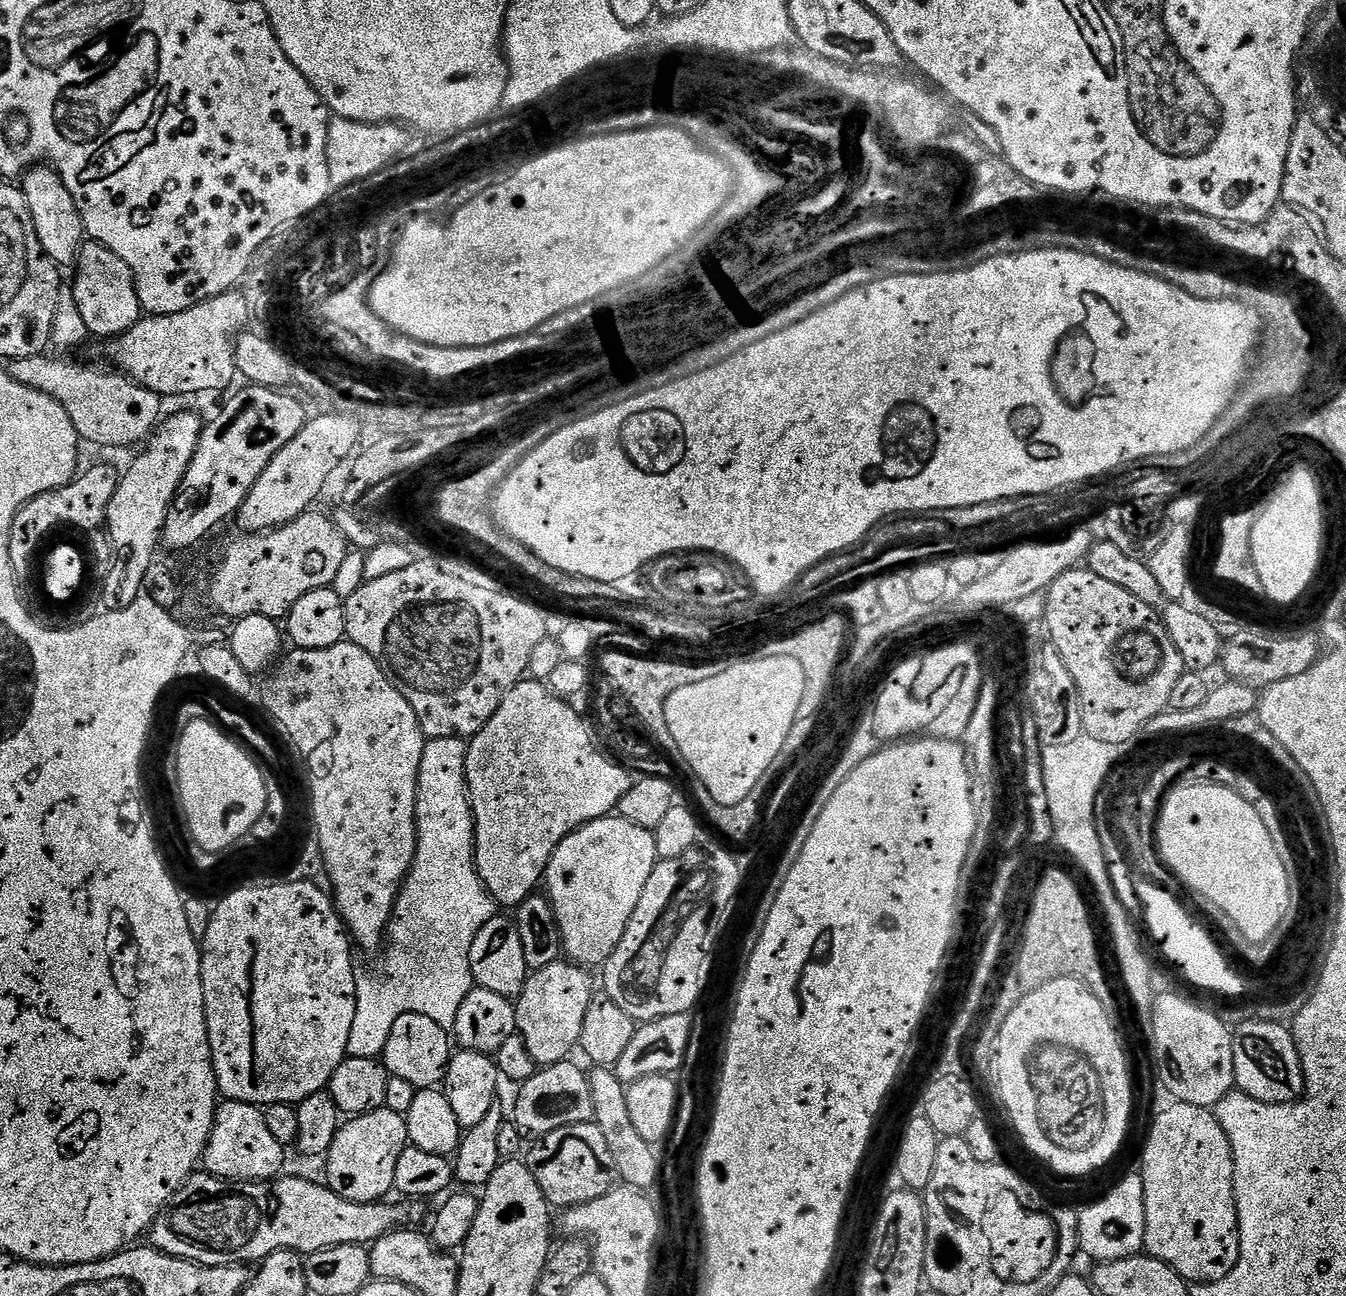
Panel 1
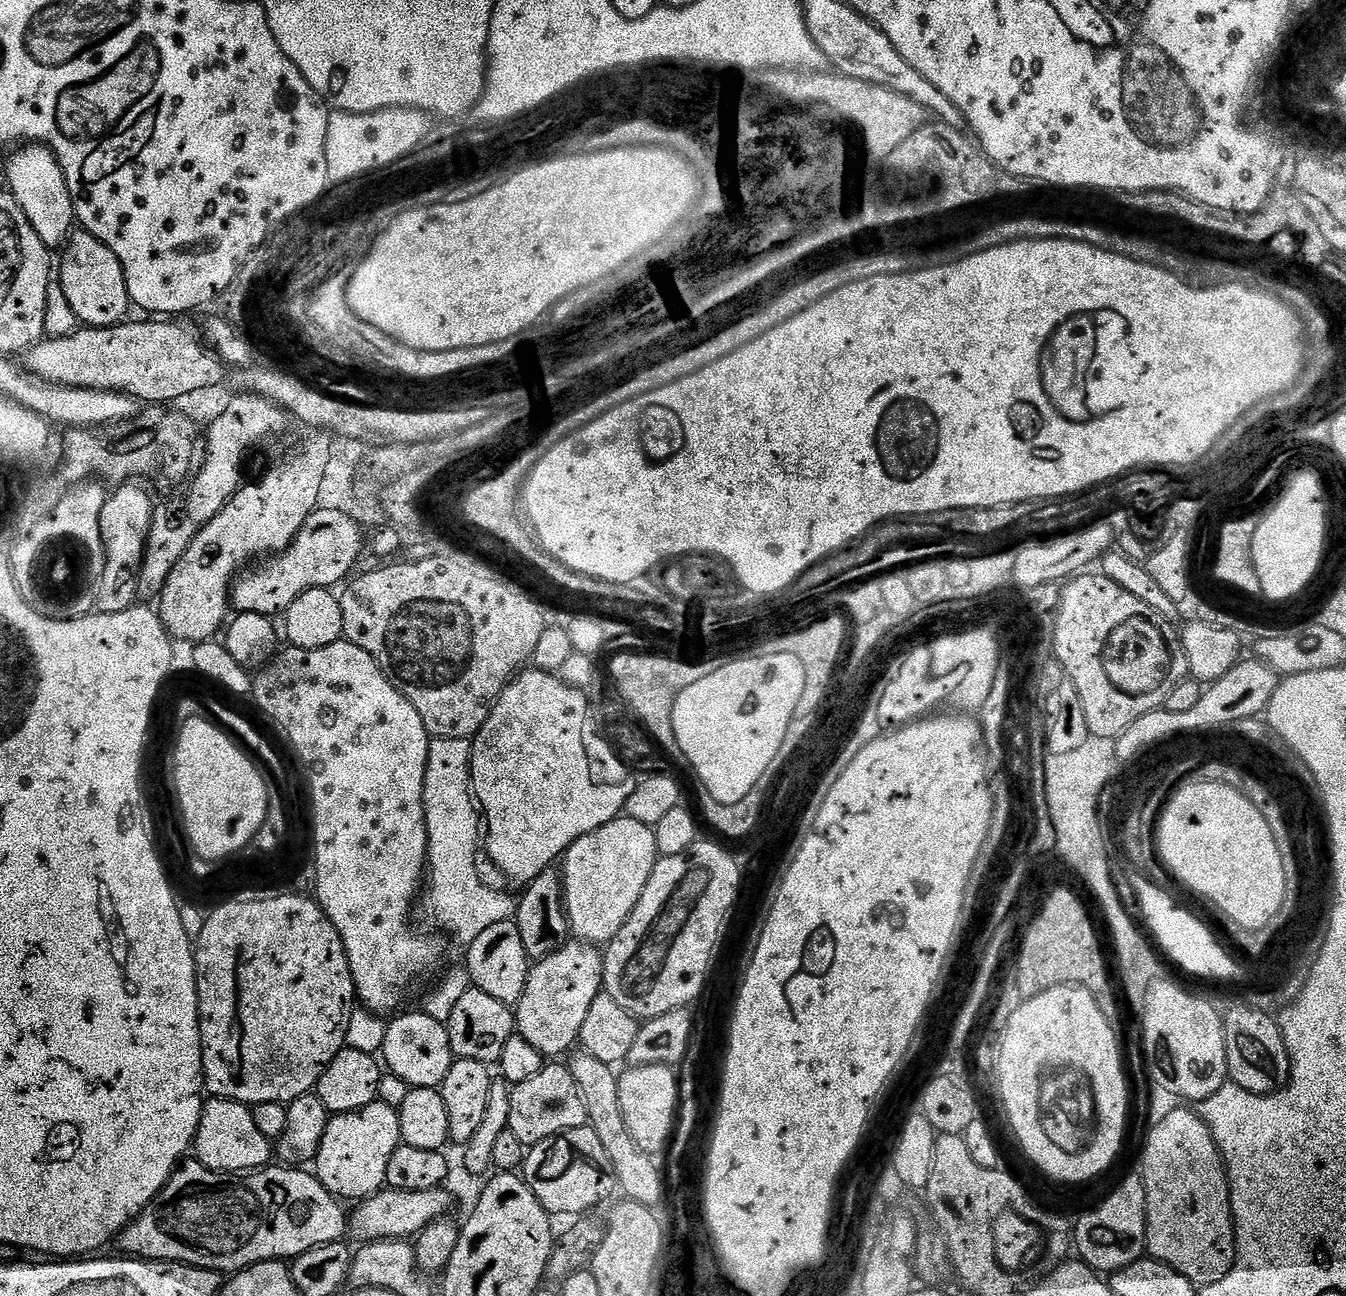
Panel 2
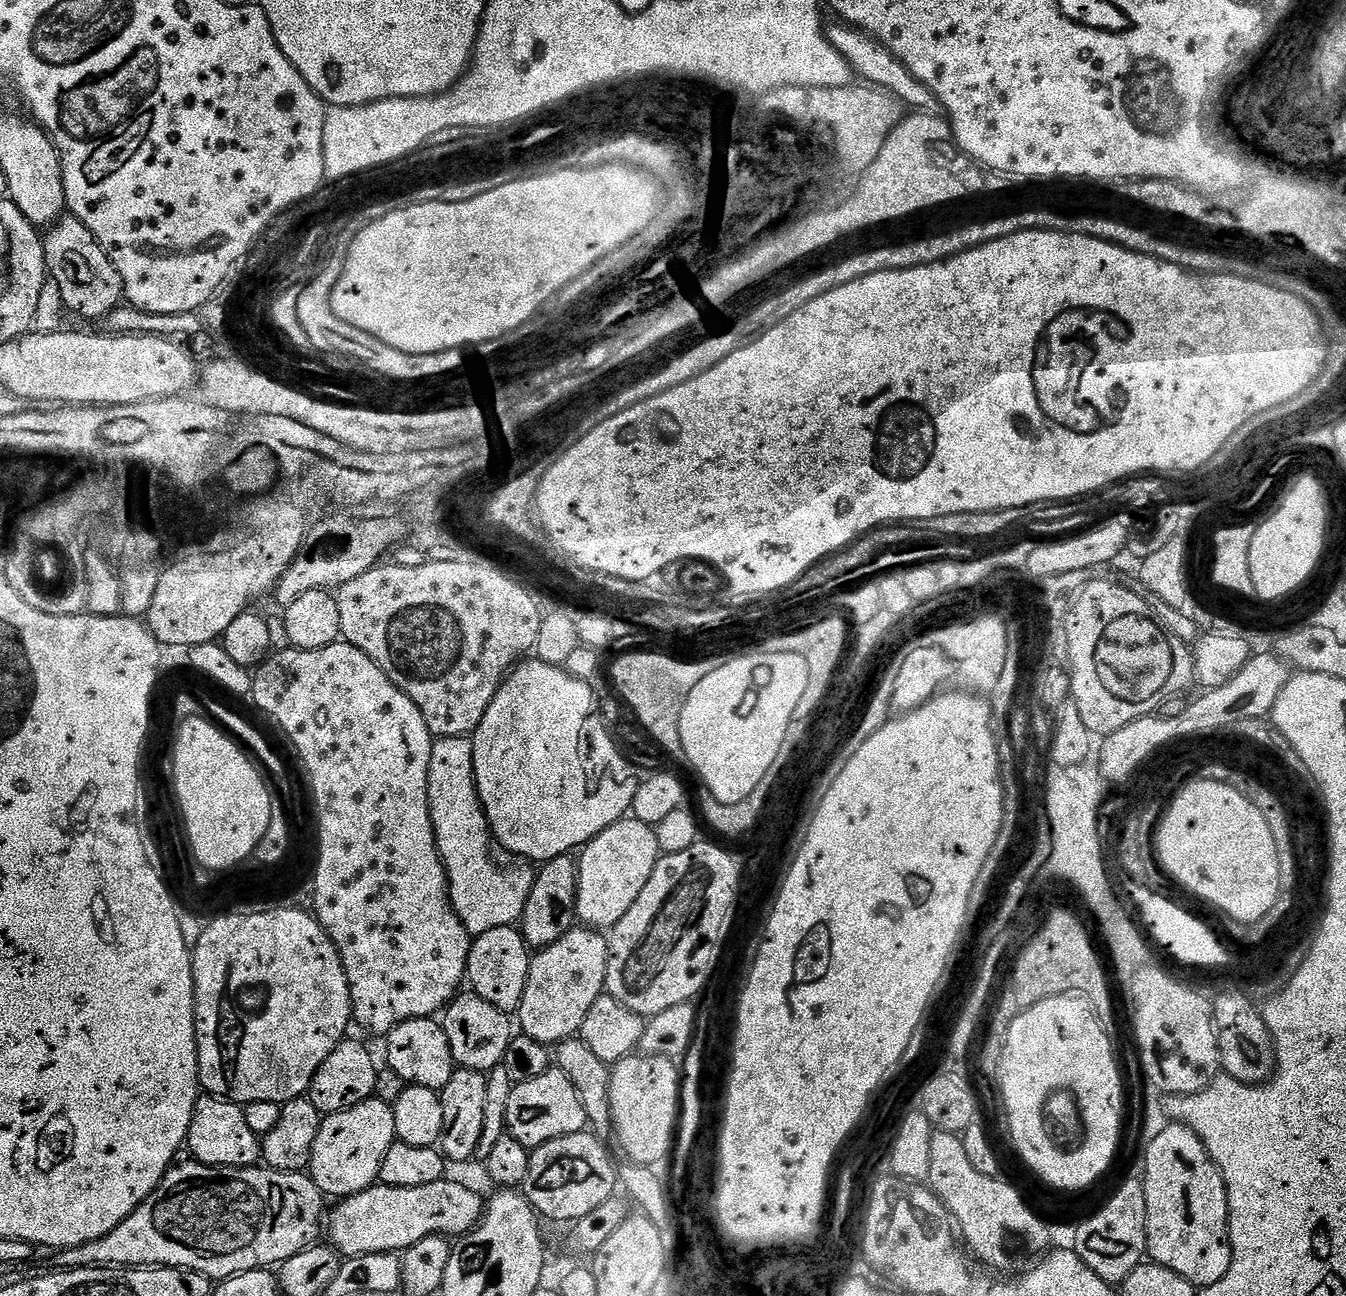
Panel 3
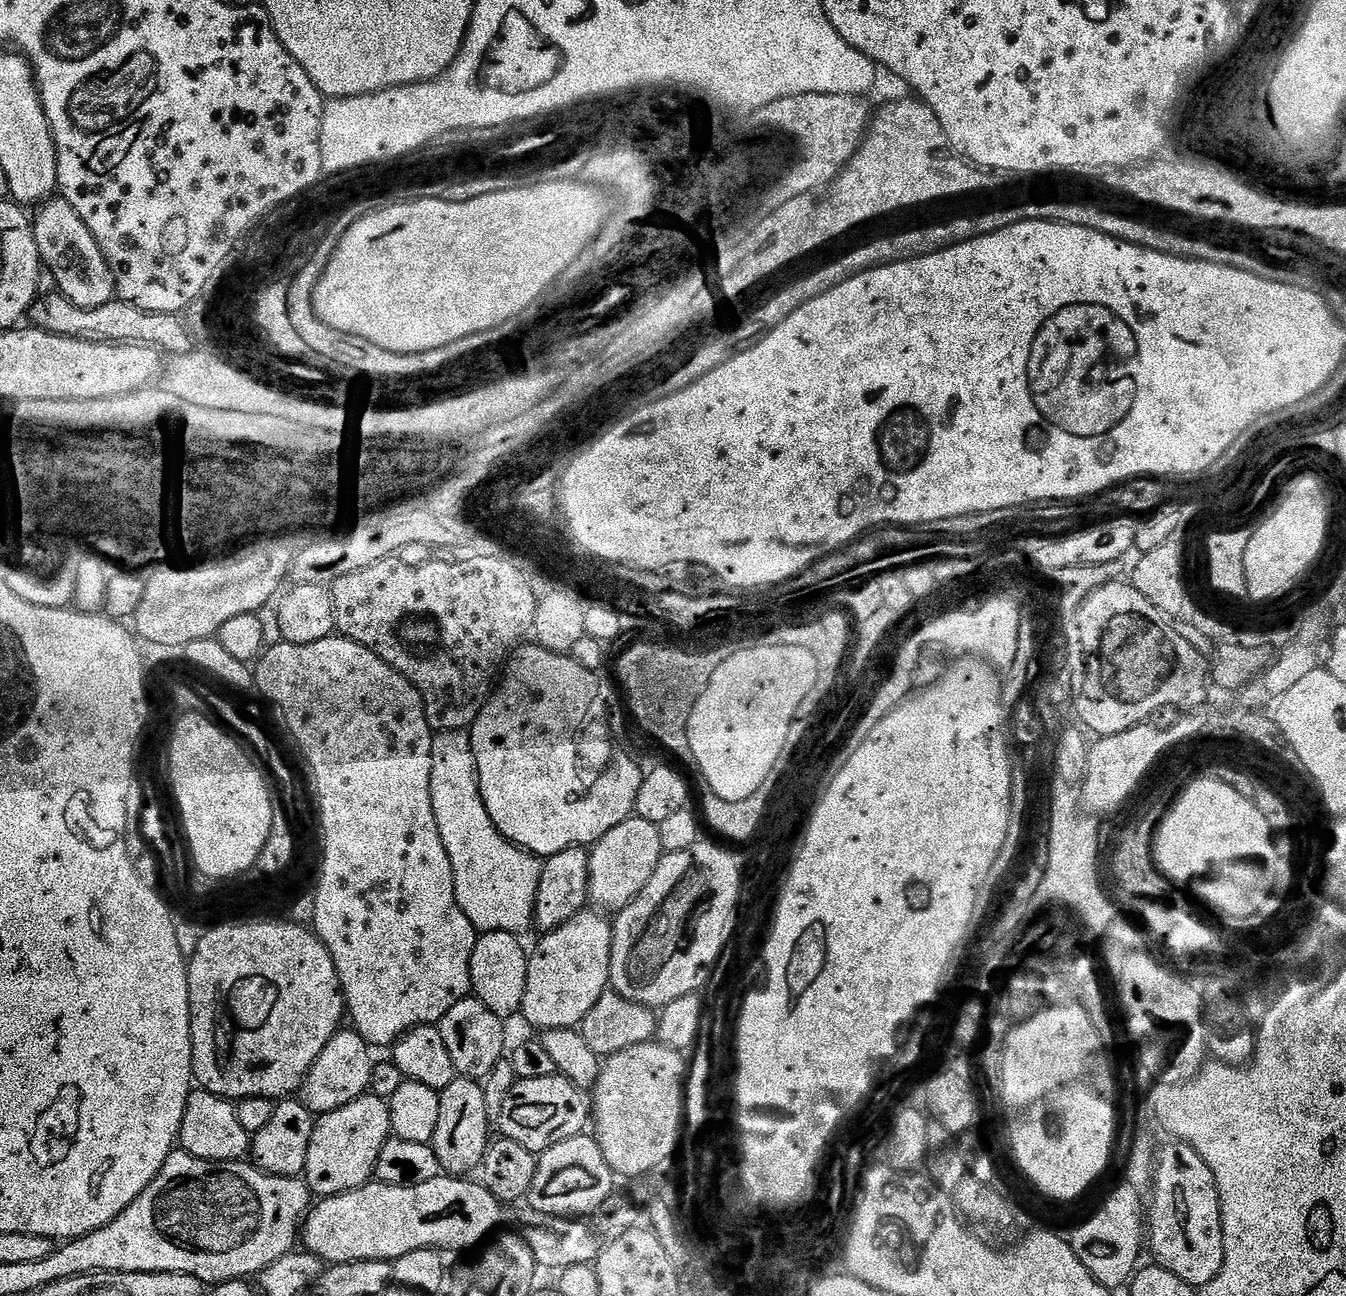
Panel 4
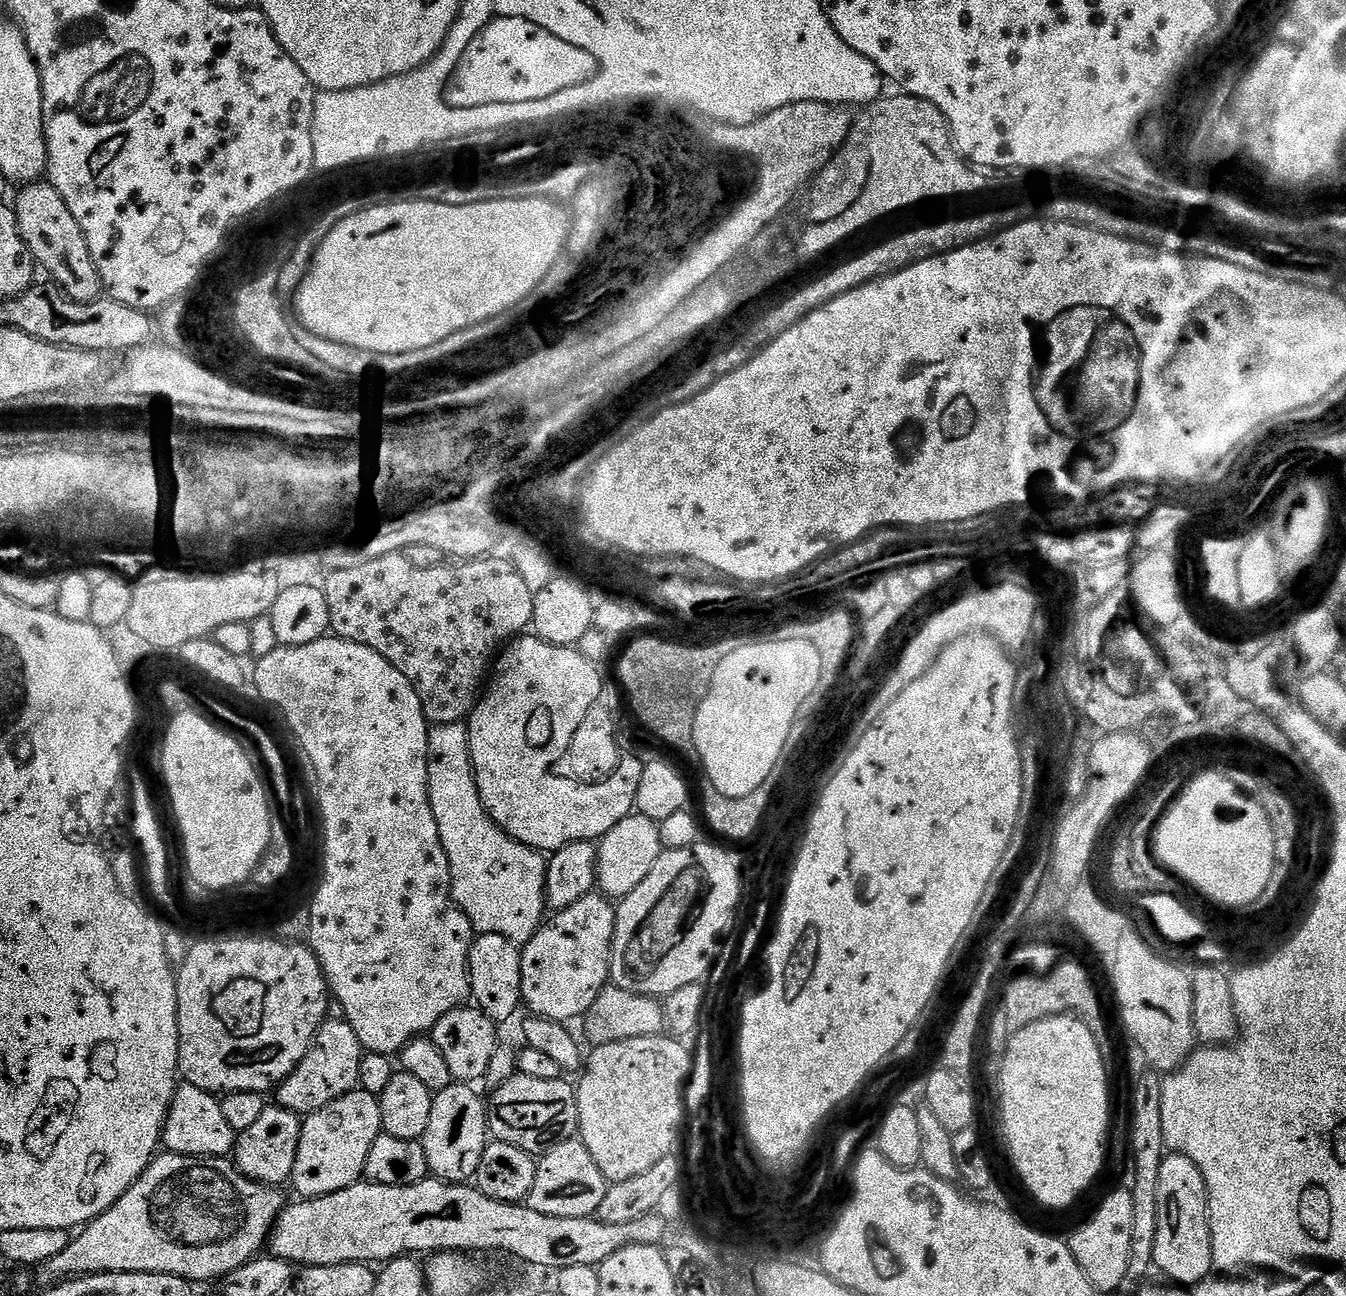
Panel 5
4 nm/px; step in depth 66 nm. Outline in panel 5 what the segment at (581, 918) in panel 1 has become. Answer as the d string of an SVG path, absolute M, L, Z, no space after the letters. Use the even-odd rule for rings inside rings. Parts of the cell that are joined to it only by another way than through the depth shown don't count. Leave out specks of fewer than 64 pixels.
M629 814L599 841L596 850L599 891L609 898L629 896L642 883L642 878L654 870L654 862L658 862L661 851L659 823L639 814Z

